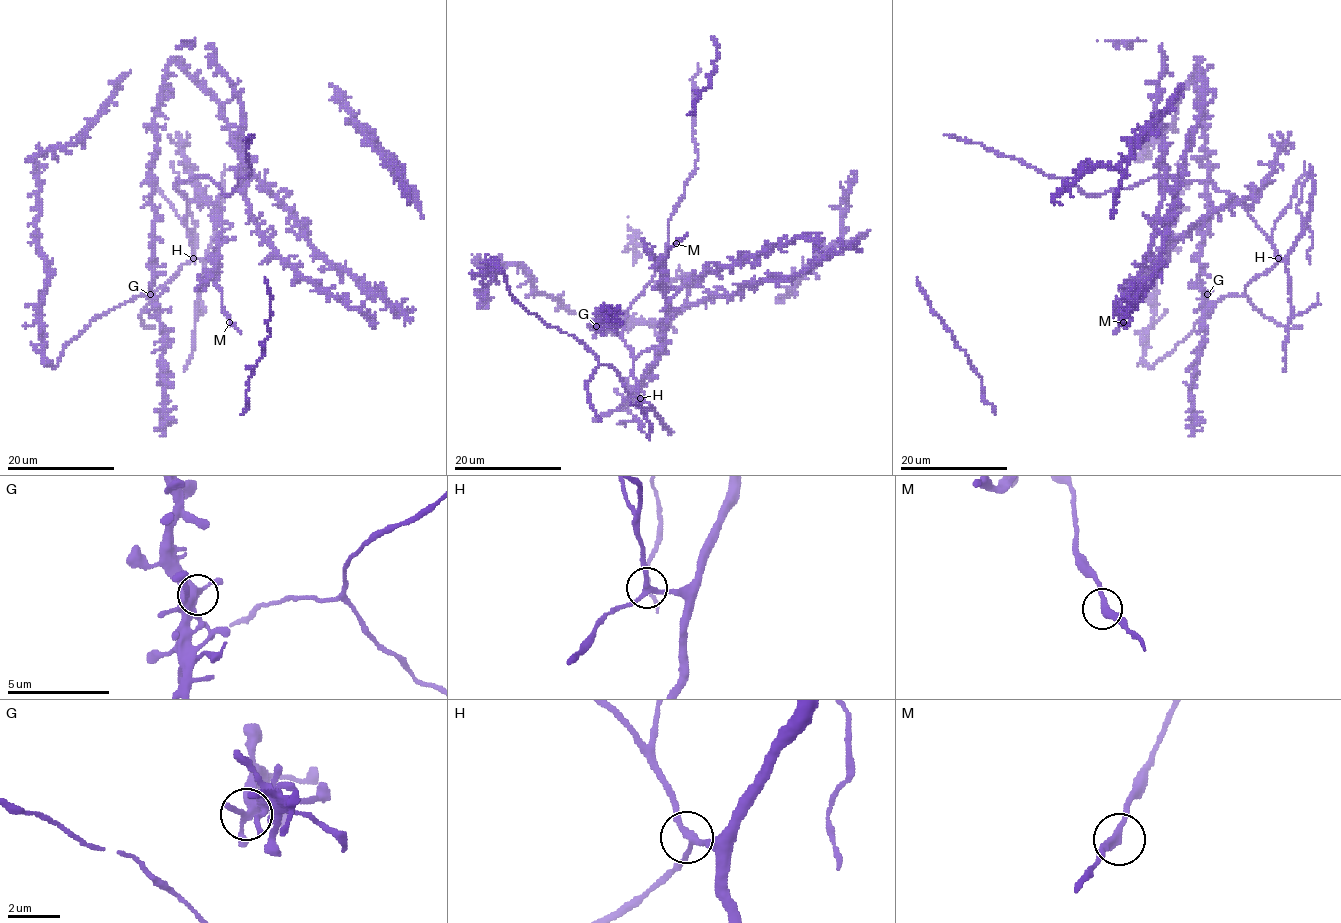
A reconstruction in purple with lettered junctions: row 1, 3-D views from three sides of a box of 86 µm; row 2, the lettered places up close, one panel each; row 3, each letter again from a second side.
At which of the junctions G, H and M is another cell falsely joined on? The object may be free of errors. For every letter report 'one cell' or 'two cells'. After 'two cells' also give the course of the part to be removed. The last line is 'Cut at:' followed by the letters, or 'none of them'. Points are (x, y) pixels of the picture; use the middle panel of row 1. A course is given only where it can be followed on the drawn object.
G: one cell
H: one cell
M: one cell
Cut at: none of them

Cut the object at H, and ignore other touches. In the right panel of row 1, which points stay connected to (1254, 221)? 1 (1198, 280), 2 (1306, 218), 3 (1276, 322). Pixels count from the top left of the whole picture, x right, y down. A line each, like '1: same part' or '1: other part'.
1: other part
2: other part
3: same part

